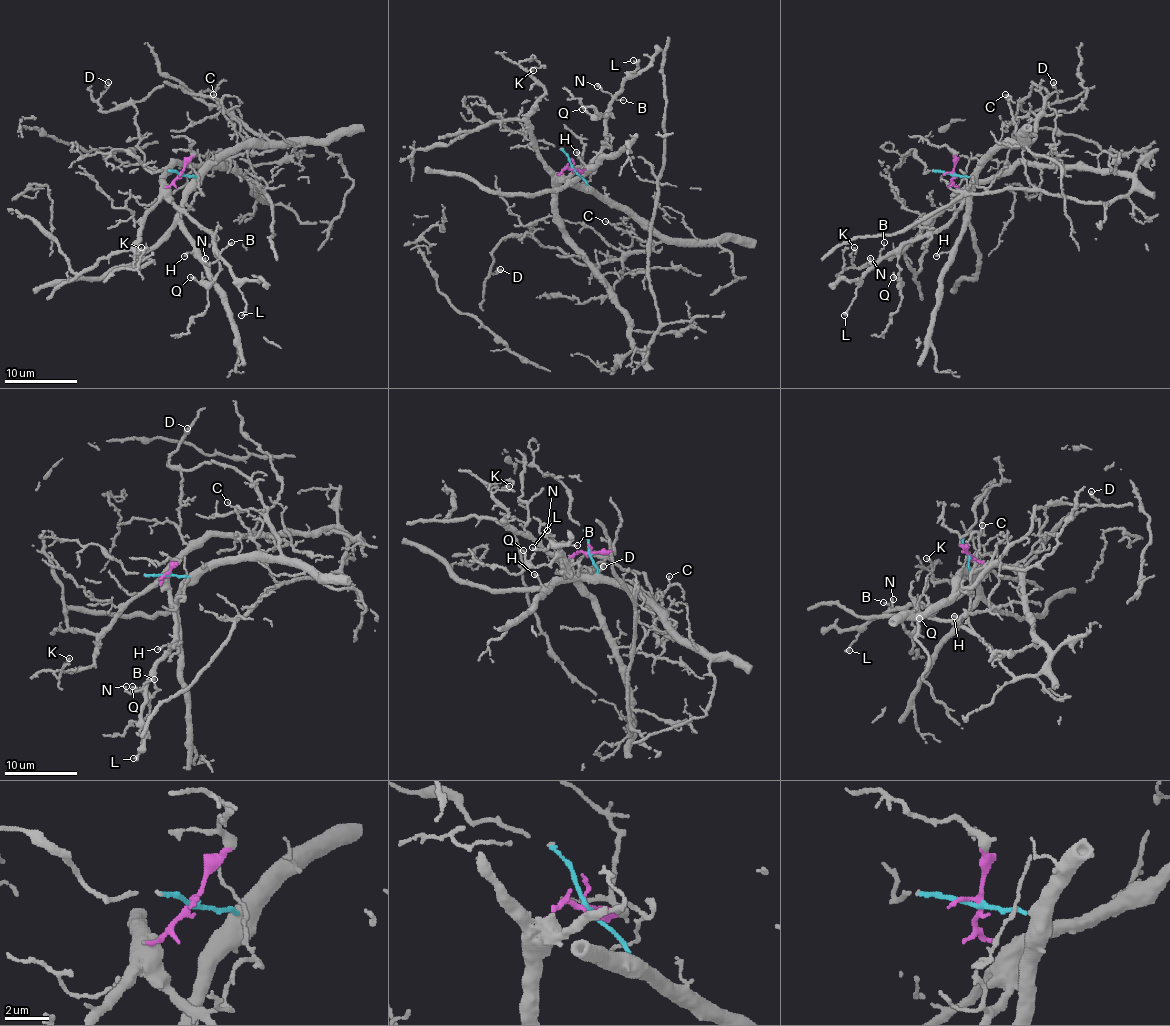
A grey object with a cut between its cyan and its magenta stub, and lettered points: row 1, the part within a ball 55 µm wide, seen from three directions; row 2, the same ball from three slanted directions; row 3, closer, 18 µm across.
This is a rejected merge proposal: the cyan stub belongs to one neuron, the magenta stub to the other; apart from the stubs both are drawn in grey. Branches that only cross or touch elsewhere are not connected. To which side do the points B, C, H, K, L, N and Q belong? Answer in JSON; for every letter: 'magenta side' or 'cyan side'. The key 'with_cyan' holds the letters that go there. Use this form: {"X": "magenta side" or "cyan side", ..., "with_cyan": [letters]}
{"B": "magenta side", "C": "magenta side", "H": "cyan side", "K": "magenta side", "L": "magenta side", "N": "magenta side", "Q": "magenta side", "with_cyan": ["H"]}

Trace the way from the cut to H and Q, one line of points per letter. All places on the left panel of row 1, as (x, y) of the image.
H: (180, 174), (195, 178), (193, 191), (182, 212), (182, 229), (193, 251), (184, 256)
Q: (180, 174), (167, 187), (173, 203), (213, 236), (218, 262), (218, 274), (211, 282), (196, 282), (191, 276)

